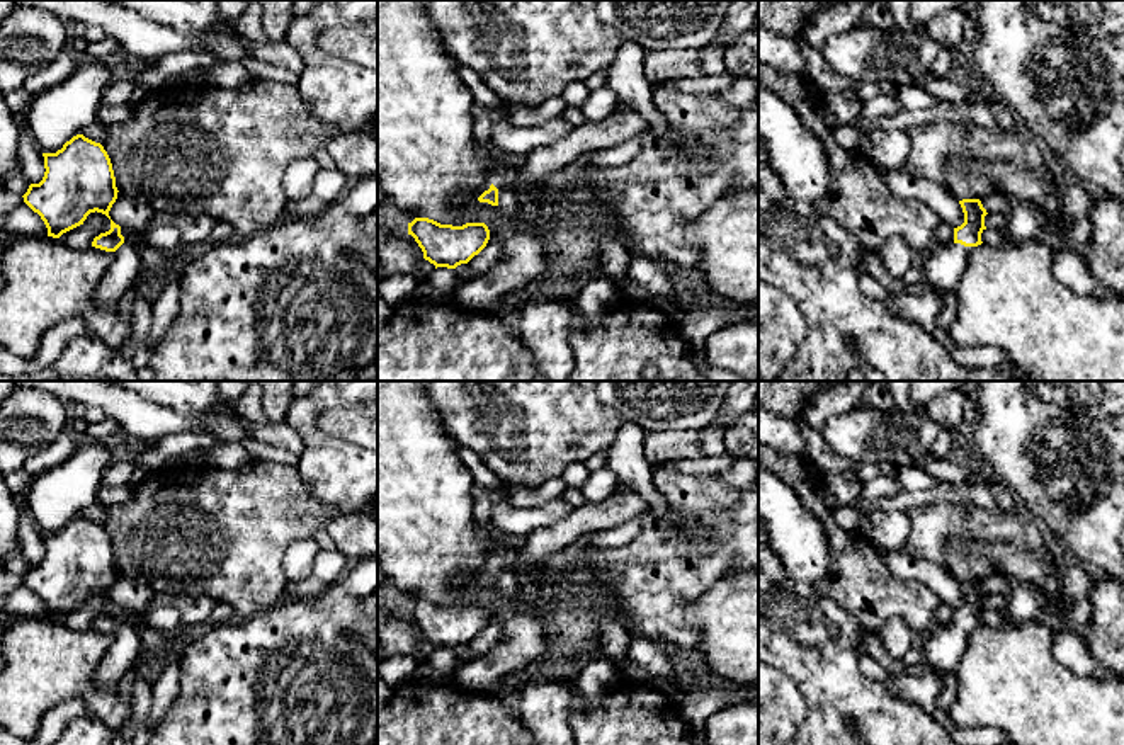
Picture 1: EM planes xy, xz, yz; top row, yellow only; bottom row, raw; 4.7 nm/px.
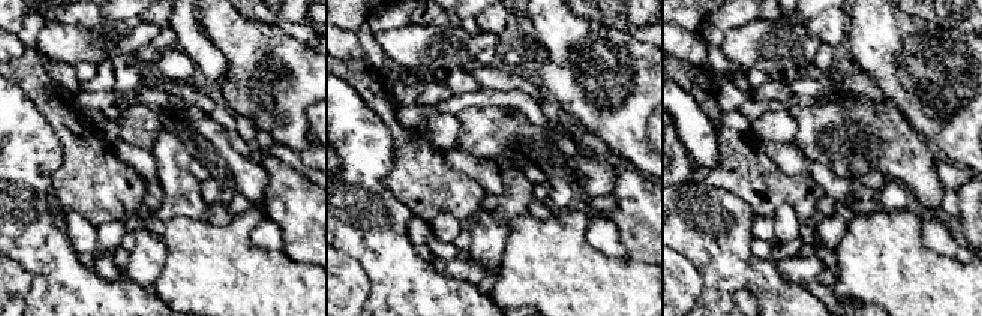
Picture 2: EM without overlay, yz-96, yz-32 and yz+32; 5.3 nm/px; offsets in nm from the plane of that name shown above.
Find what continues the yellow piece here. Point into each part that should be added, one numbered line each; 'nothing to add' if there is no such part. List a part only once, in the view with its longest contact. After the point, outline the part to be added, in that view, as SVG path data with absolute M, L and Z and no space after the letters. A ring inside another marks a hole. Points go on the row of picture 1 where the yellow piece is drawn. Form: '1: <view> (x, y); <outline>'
1: xz (509, 196); M497 168L490 173L491 184L498 189L498 206L505 211L520 208L520 191L514 173L503 173Z

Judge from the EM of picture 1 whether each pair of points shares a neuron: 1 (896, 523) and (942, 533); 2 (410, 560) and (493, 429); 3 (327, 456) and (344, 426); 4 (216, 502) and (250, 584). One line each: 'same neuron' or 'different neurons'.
1: different neurons
2: different neurons
3: different neurons
4: same neuron

